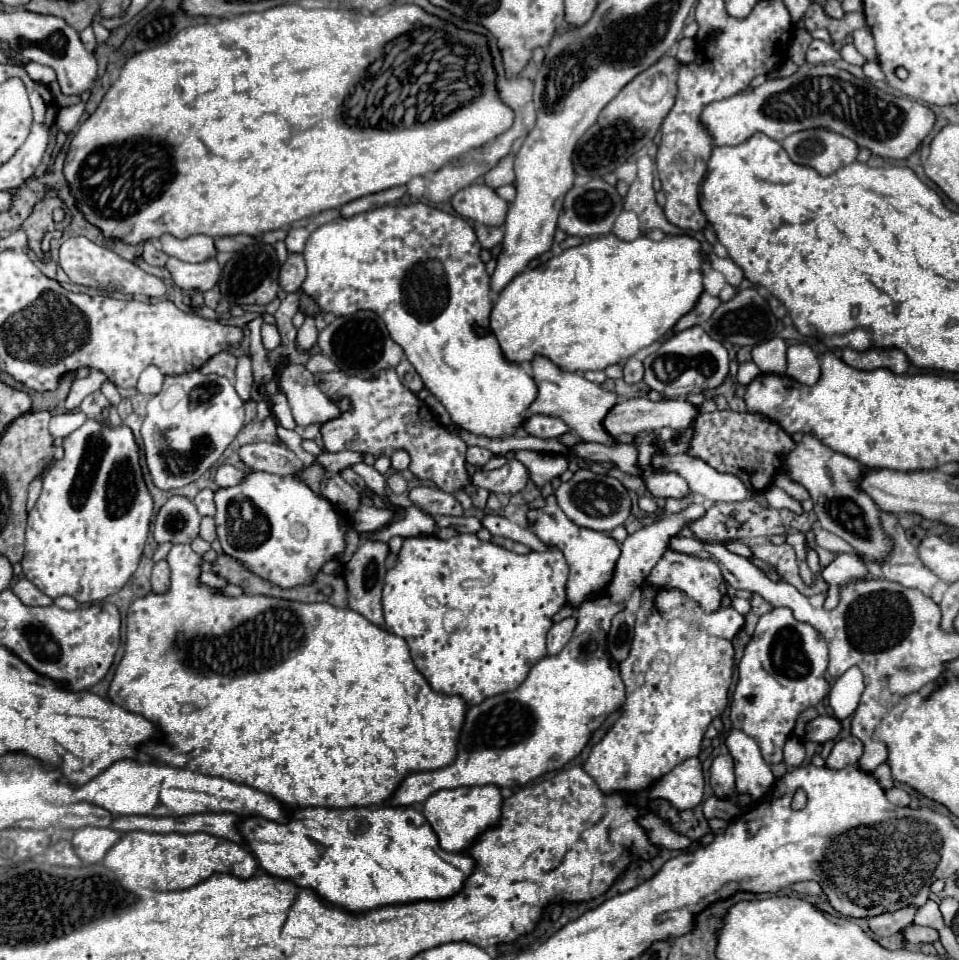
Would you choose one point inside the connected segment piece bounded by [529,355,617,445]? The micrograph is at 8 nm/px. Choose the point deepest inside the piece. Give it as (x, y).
(582, 405)

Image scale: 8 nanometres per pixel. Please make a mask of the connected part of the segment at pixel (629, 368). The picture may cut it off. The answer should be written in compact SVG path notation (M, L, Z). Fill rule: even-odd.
M629 357L623 363L623 381L627 385L633 385L633 383L639 383L641 379L643 379L643 363L635 357Z

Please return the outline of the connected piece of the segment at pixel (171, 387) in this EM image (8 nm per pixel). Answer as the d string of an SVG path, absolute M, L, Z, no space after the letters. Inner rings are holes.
M201 371L165 377L163 389L147 403L147 415L141 427L153 483L163 491L193 483L223 455L243 423L243 399L227 377L203 375Z

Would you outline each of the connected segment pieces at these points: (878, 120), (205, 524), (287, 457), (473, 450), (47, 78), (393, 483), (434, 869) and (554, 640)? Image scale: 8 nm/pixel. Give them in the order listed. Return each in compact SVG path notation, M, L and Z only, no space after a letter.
M803 63L791 77L765 81L755 89L745 89L733 97L709 103L699 121L711 135L713 145L739 145L757 131L775 141L783 141L787 135L803 129L827 127L883 159L905 159L931 133L935 113L915 99L889 95L869 81L857 79L833 65Z
M203 517L201 521L201 533L199 537L203 537L205 541L213 543L217 539L217 533L215 533L215 523L213 523L213 517Z
M251 443L239 447L241 461L253 469L253 471L267 471L275 475L295 475L303 463L297 459L297 455L277 443Z
M469 447L467 449L467 463L471 463L471 465L485 465L491 457L493 457L493 453L485 447Z
M29 61L25 65L25 71L29 73L29 77L37 83L43 83L43 85L49 85L55 81L55 71L51 67L45 67L45 65L39 65L39 63L33 63Z
M393 471L393 473L389 475L389 479L387 479L387 485L389 485L389 489L391 489L393 493L403 493L403 491L407 489L407 479L405 479L401 473Z
M383 805L383 807L353 807L353 809L323 809L323 807L315 807L315 809L291 809L291 807L287 807L289 811L291 811L291 821L289 823L275 823L275 821L267 821L267 819L263 819L263 817L245 817L241 823L239 823L239 831L241 831L241 835L245 837L245 845L249 845L249 849L255 853L255 855L259 855L259 863L261 863L261 867L267 871L267 873L271 873L271 875L275 875L275 877L281 877L281 879L291 879L295 885L301 885L301 887L309 887L309 889L313 889L315 893L319 893L321 897L325 897L327 901L331 901L331 903L337 903L337 905L341 905L343 909L349 909L349 911L353 911L353 913L361 913L361 911L369 911L369 909L375 909L375 907L385 907L385 905L405 905L405 903L415 903L415 901L441 901L441 899L449 899L449 897L453 897L453 895L457 895L461 889L463 889L463 883L465 883L465 879L473 873L473 869L475 869L475 859L469 855L469 853L447 853L447 851L443 851L441 847L439 847L439 839L437 839L437 833L433 831L433 827L429 825L429 821L423 817L423 813L419 813L419 811L415 811L413 807L387 807L387 805Z
M567 617L549 629L549 633L547 633L547 655L557 655L567 645L567 641L573 635L575 625L577 625L577 621L573 617Z

